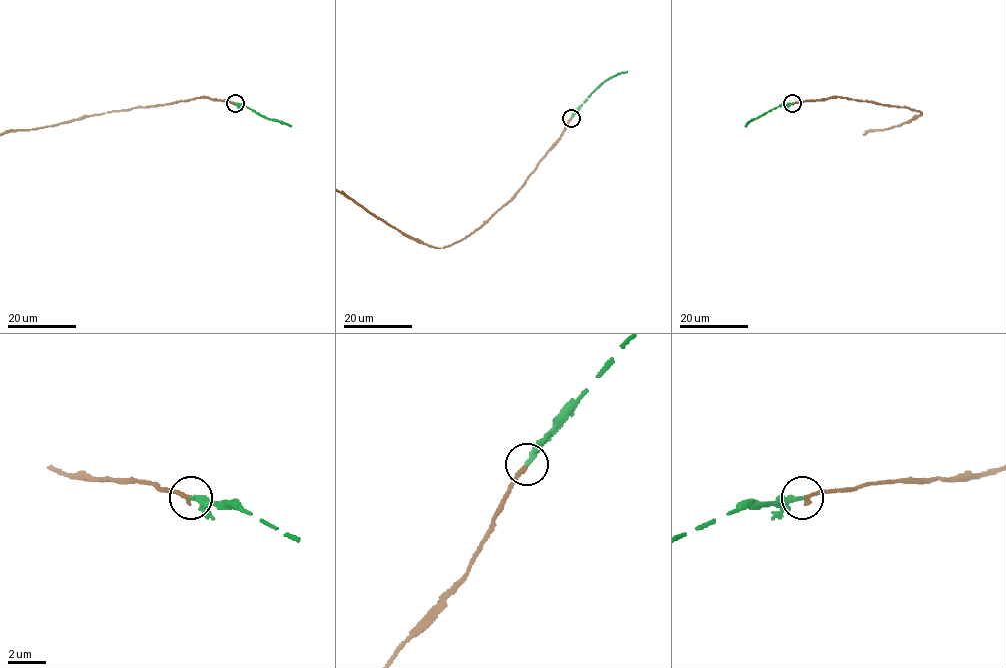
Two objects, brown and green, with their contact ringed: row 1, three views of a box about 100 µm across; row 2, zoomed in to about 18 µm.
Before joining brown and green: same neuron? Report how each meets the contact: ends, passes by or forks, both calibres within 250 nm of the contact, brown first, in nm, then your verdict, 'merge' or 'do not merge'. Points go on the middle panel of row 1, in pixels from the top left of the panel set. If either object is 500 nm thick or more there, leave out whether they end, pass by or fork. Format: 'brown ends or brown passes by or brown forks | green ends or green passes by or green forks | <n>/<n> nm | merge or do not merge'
brown ends | green ends | 220/240 nm | merge

